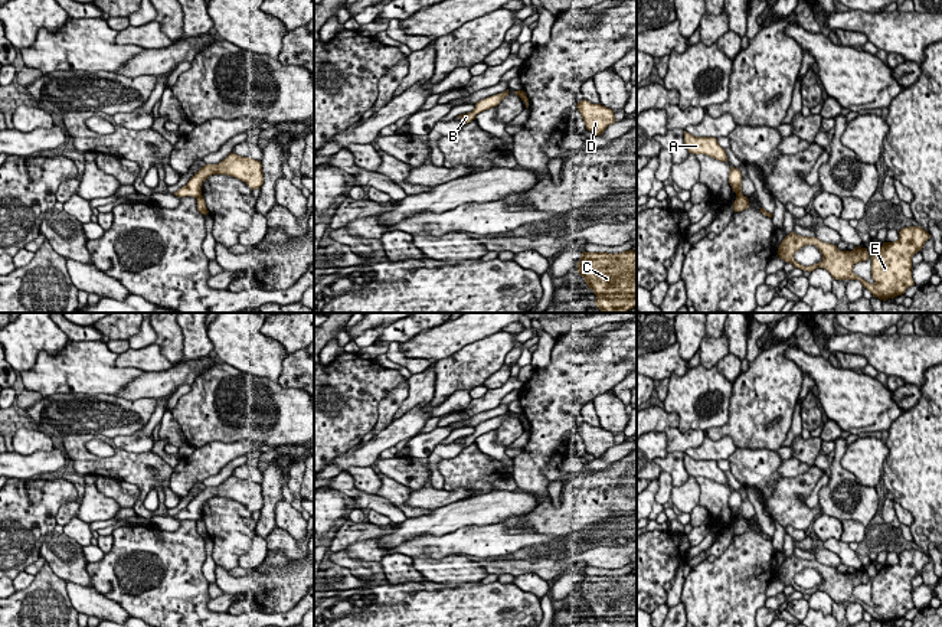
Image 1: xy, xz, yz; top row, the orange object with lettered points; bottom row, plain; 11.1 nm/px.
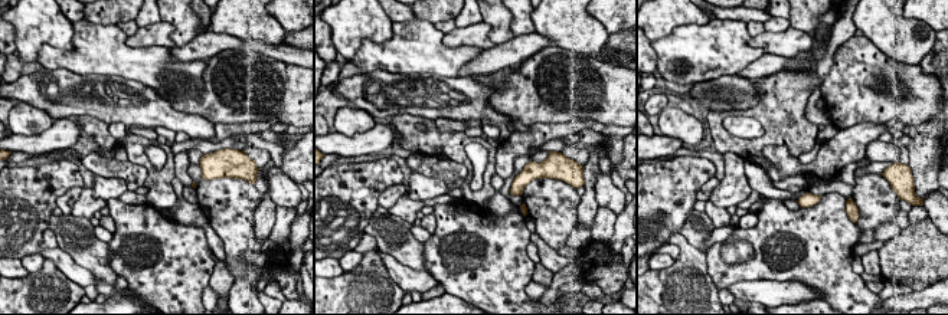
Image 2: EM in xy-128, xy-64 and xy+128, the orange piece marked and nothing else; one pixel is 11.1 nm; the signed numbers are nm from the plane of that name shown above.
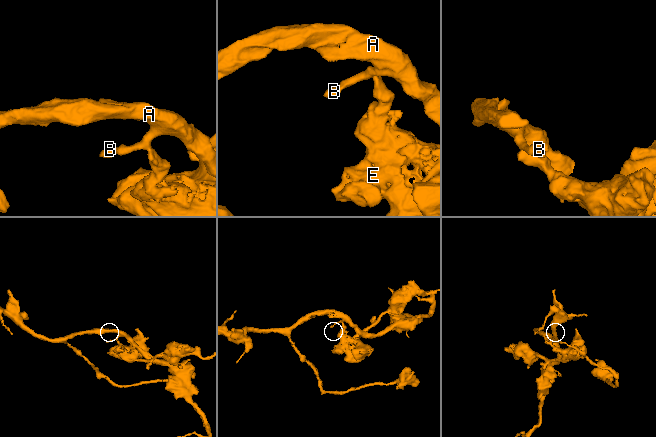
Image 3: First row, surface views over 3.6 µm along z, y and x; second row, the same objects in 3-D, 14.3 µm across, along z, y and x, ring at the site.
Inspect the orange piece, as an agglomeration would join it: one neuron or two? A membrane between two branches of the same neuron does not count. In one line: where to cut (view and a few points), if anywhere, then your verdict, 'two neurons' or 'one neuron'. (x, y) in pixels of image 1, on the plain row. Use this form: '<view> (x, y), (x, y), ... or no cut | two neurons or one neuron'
xy (200, 518), (196, 522) | two neurons

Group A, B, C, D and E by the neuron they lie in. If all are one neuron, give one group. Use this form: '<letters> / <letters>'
A B D / C E

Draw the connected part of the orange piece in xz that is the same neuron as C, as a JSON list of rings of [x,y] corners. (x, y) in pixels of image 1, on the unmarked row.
[[[583,574],[578,595],[596,618],[595,627],[637,627],[637,574]]]

